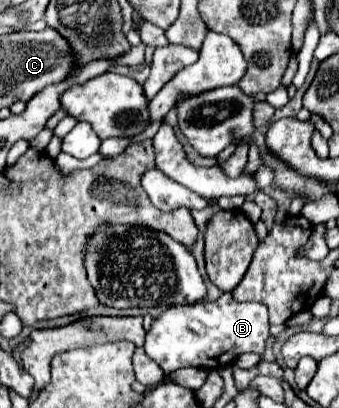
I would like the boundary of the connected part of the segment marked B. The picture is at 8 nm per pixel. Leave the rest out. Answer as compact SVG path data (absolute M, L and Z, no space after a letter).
M223 293L215 303L197 303L195 307L169 307L161 313L157 321L153 321L151 331L145 339L145 353L159 363L165 373L171 373L179 367L201 367L213 369L219 367L219 357L223 355L223 367L233 365L233 361L243 353L263 355L269 339L269 317L267 307L263 303L237 303L231 293Z

